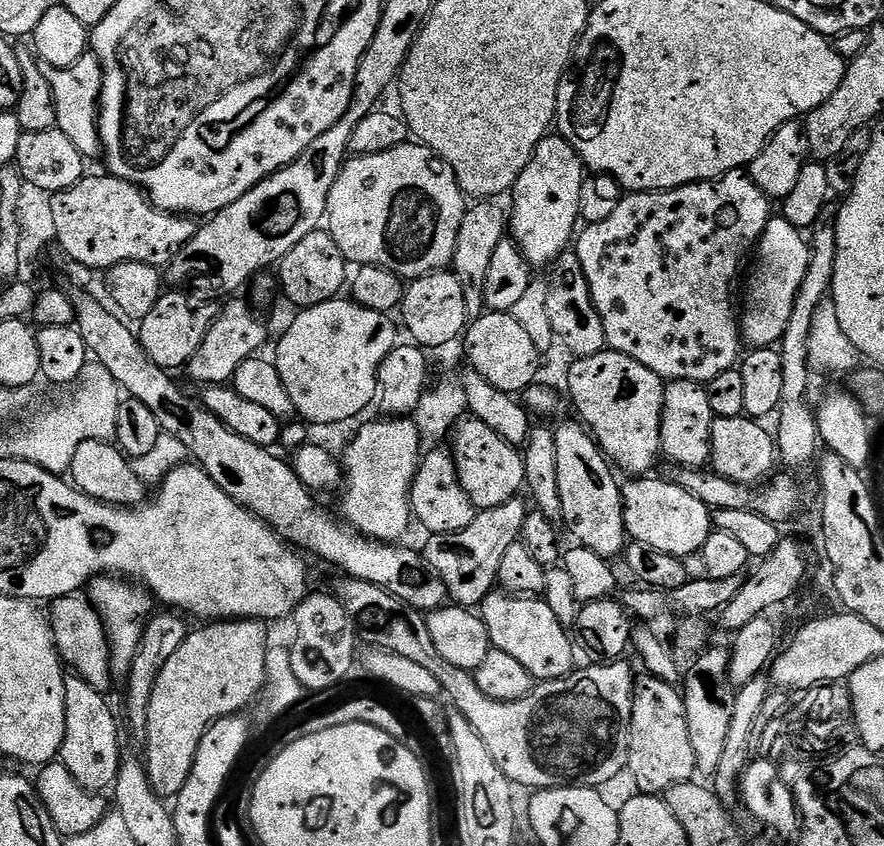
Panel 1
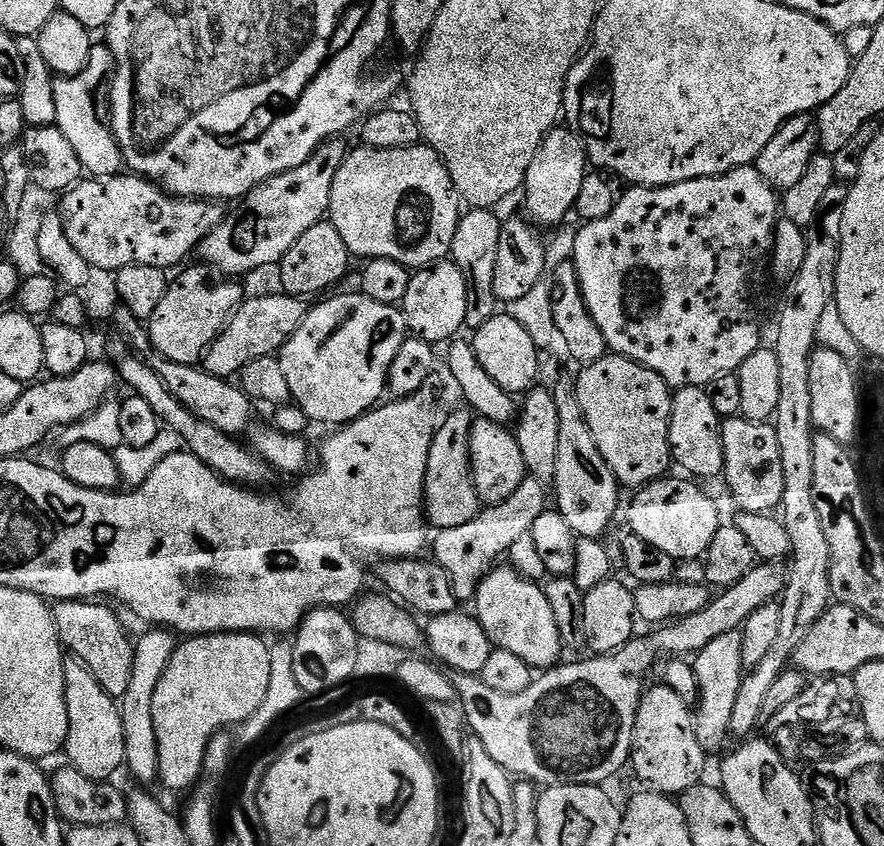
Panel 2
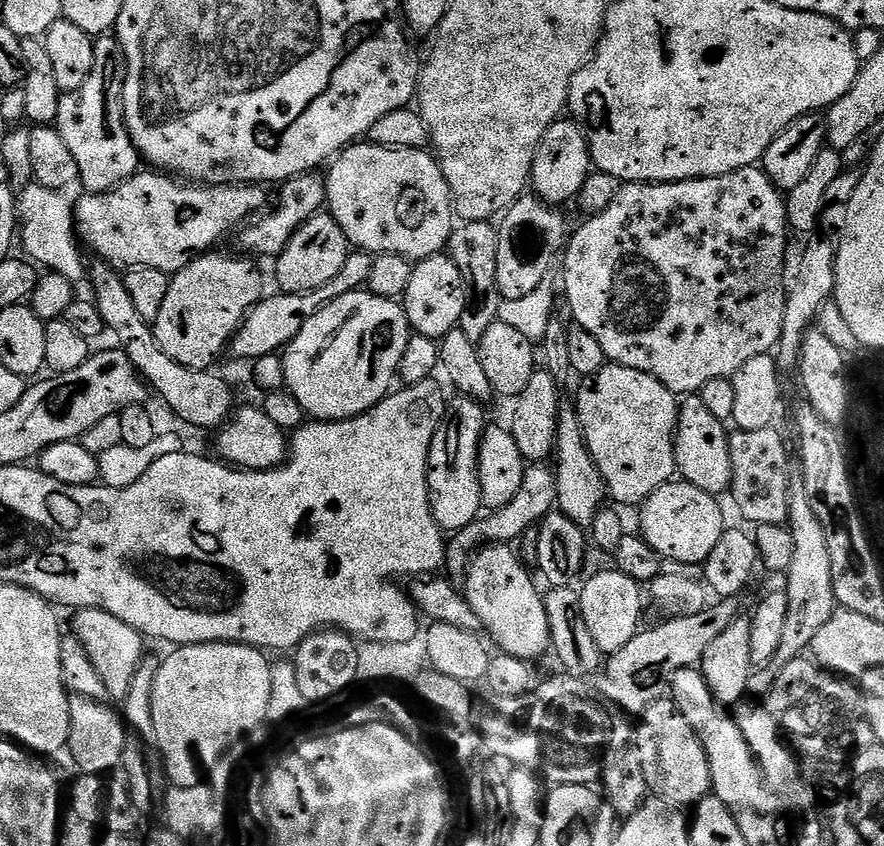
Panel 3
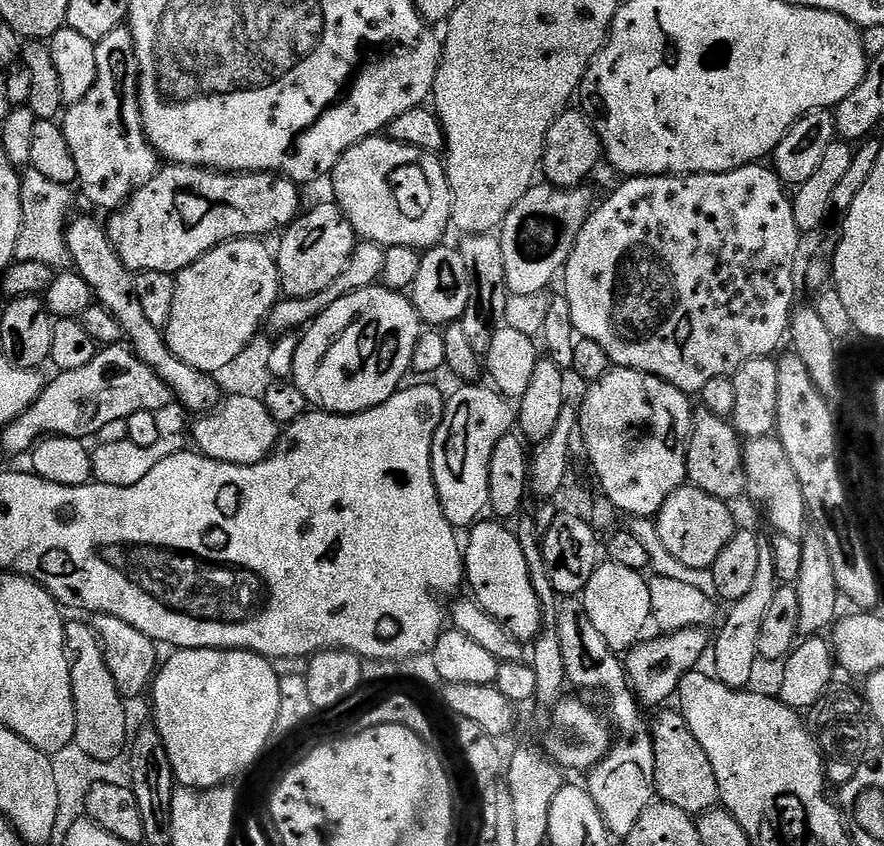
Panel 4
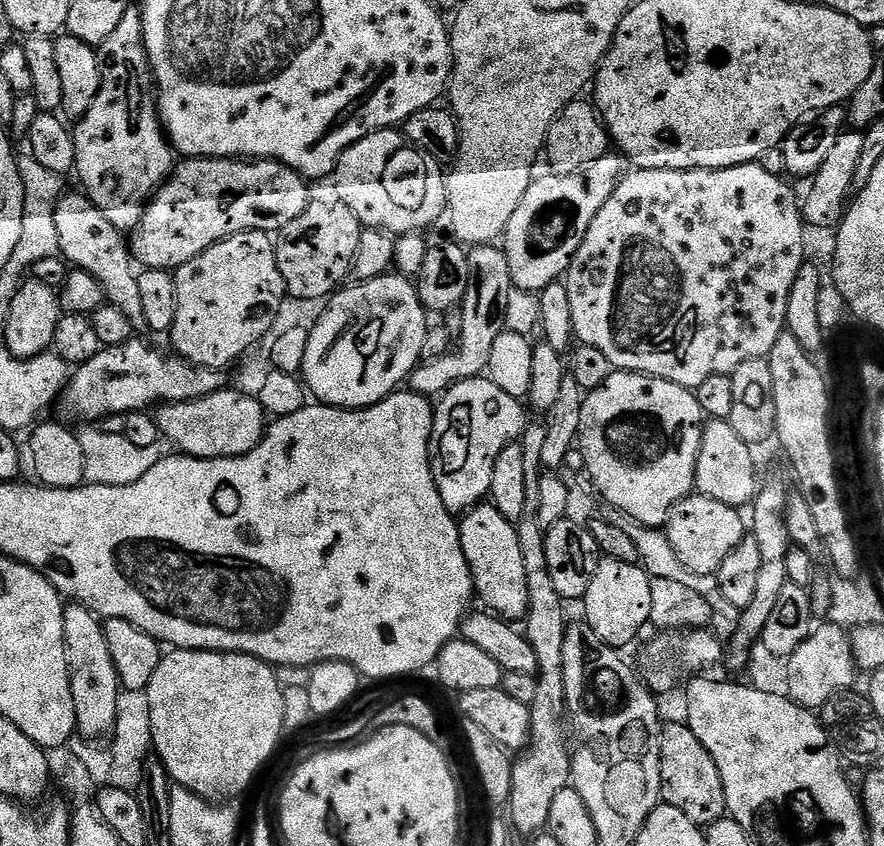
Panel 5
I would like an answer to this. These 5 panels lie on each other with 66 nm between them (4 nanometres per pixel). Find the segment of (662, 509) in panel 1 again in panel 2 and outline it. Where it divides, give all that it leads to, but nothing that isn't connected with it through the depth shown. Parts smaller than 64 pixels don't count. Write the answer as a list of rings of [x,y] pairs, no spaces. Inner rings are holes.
[[[688,478],[668,479],[645,484],[633,495],[636,497],[628,508],[631,535],[642,538],[642,542],[650,542],[650,546],[658,546],[658,550],[670,554],[677,562],[699,560],[707,553],[710,542],[714,542],[714,534],[718,534],[722,526],[720,508],[700,489],[703,487],[699,483]]]

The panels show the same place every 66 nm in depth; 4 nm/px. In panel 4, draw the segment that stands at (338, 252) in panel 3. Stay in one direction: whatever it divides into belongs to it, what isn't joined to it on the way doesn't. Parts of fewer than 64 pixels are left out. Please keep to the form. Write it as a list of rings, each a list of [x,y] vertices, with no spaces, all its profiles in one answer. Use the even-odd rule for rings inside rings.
[[[316,204],[307,212],[308,209],[283,229],[279,237],[280,249],[277,247],[274,252],[280,287],[288,298],[313,296],[326,290],[326,286],[330,286],[330,282],[334,282],[334,278],[346,270],[358,243],[356,231],[344,217],[339,204]]]

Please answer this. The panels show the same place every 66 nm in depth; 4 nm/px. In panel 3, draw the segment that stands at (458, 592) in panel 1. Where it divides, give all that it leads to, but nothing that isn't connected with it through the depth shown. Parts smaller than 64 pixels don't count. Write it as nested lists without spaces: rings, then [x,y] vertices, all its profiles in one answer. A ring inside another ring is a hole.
[[[529,463],[524,469],[522,490],[518,490],[518,494],[514,494],[514,502],[495,509],[491,514],[481,515],[473,524],[466,526],[461,532],[457,532],[451,537],[446,548],[447,571],[463,573],[469,567],[470,557],[473,553],[489,542],[511,545],[513,542],[519,541],[526,530],[539,525],[540,521],[556,507],[555,471],[547,463]]]

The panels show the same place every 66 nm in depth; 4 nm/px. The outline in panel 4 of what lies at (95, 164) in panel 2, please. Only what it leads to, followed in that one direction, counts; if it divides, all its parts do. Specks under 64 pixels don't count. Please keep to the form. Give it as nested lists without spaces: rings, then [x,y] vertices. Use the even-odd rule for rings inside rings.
[[[128,27],[110,30],[106,38],[96,45],[98,58],[98,78],[94,78],[94,86],[90,86],[90,94],[77,104],[67,105],[62,116],[62,127],[66,134],[66,142],[70,146],[70,154],[74,154],[74,166],[78,166],[78,188],[92,204],[107,210],[119,210],[127,204],[128,199],[139,190],[158,171],[158,157],[152,144],[146,138],[142,118],[140,117],[140,71],[134,54],[134,38]]]

